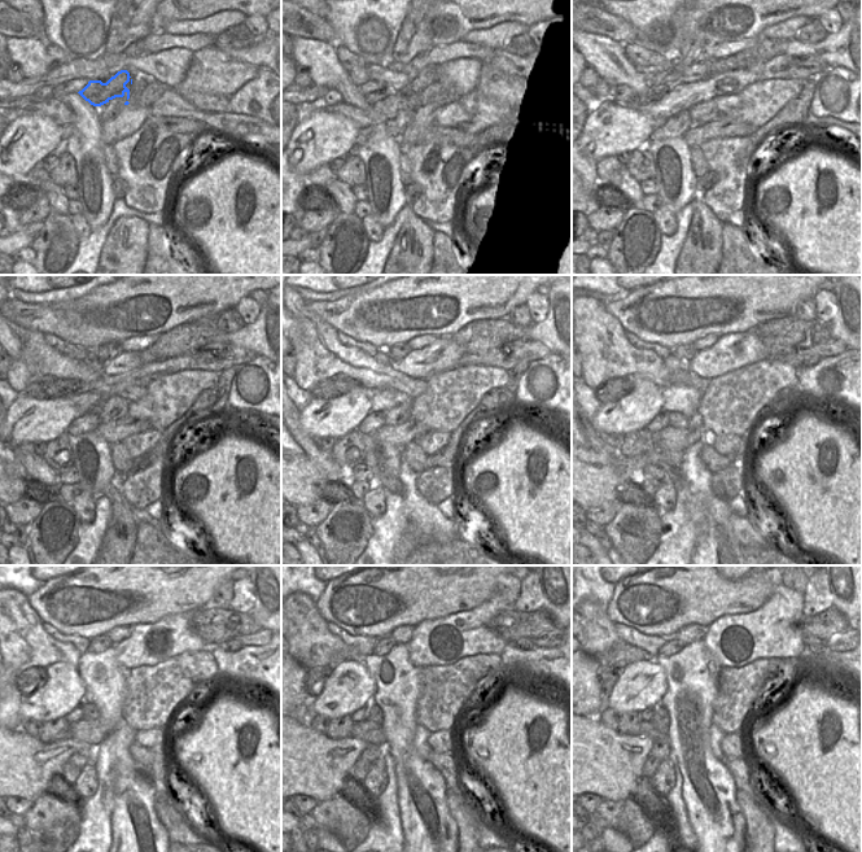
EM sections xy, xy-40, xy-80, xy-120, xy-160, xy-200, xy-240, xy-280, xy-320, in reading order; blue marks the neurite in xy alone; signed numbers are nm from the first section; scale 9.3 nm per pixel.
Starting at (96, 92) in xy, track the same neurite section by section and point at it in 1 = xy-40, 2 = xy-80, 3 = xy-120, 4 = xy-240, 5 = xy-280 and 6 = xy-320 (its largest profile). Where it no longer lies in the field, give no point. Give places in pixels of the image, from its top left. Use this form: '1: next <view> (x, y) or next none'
1: next xy-40 (410, 96)
2: next xy-80 (788, 68)
3: next xy-120 (215, 357)
4: next xy-240 (250, 639)
5: next xy-280 (545, 639)
6: next xy-320 (835, 642)

